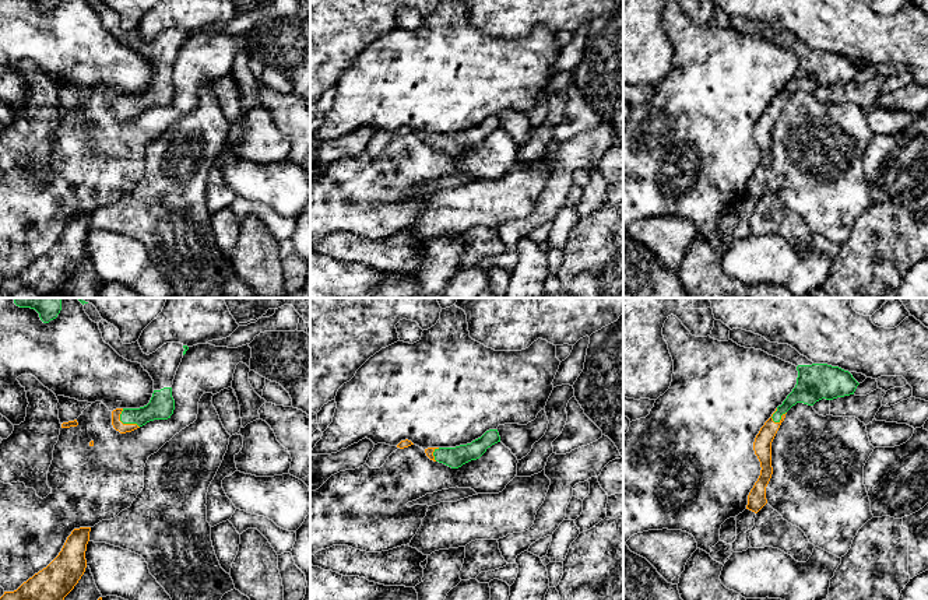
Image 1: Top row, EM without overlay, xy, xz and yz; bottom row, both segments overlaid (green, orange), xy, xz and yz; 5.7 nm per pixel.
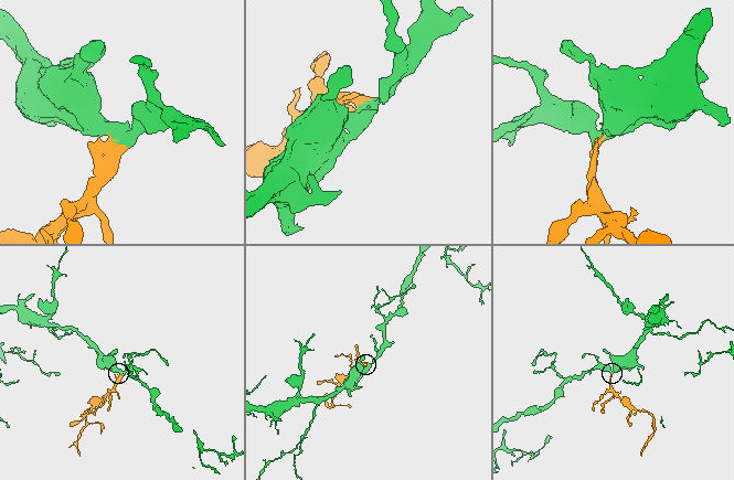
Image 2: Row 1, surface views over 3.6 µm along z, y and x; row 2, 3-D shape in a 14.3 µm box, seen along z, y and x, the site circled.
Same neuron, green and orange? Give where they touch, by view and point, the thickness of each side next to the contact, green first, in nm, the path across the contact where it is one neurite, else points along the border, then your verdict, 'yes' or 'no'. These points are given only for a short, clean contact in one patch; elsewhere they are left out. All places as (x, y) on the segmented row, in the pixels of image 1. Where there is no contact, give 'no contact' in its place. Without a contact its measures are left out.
xy (125, 423) | 150/60 nm | across xy (161, 406), (125, 423), (116, 423) | yes

